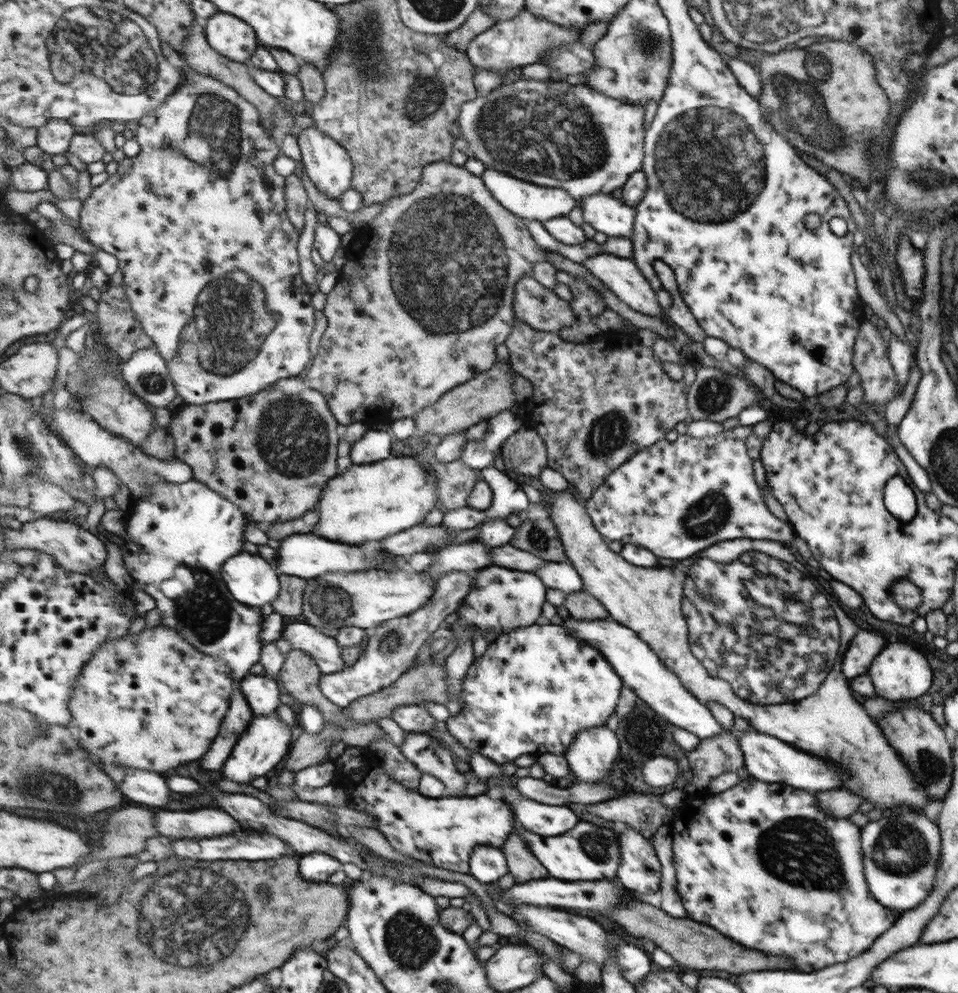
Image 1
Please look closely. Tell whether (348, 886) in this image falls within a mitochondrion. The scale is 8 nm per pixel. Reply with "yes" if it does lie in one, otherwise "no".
no

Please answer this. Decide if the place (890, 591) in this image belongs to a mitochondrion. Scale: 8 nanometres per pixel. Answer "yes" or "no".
no

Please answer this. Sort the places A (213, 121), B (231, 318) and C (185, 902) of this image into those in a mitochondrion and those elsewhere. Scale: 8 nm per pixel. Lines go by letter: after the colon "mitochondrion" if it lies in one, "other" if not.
A: mitochondrion
B: mitochondrion
C: mitochondrion

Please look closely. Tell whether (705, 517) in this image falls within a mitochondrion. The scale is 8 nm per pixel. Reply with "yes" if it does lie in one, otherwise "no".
yes

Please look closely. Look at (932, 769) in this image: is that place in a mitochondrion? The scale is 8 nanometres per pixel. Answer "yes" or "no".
yes

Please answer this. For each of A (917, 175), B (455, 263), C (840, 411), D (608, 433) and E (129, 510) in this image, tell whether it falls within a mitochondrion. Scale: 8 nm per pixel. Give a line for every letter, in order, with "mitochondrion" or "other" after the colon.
A: mitochondrion
B: mitochondrion
C: other
D: mitochondrion
E: other

